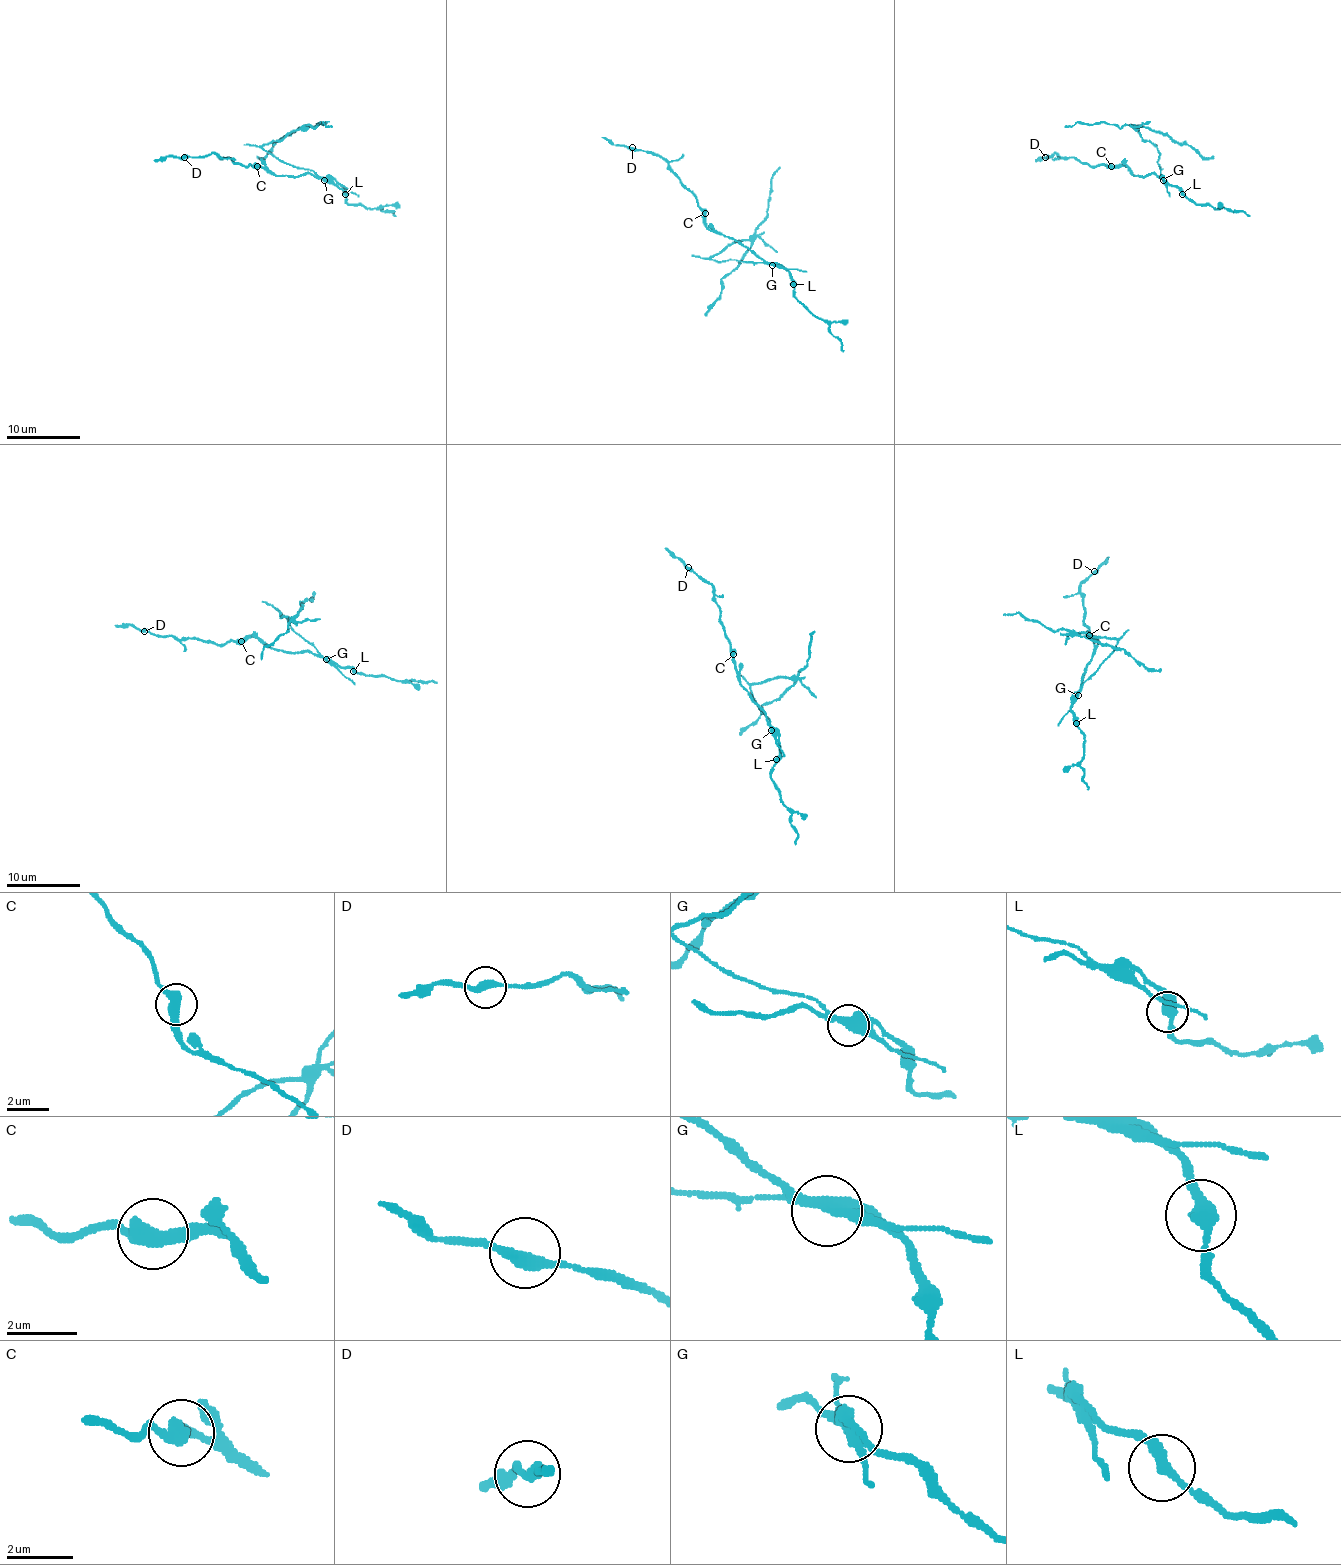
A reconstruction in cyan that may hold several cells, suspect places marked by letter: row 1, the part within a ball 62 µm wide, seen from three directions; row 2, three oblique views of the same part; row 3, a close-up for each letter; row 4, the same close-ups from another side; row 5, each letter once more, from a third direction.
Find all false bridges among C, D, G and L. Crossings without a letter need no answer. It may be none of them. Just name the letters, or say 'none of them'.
G

